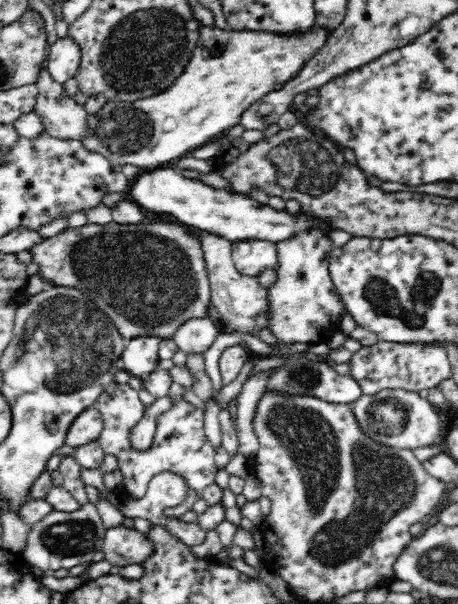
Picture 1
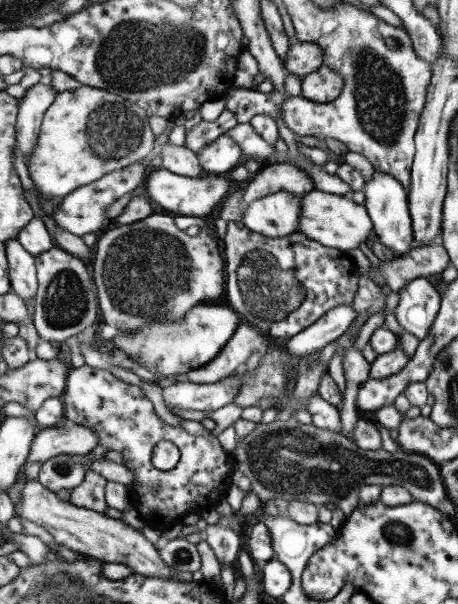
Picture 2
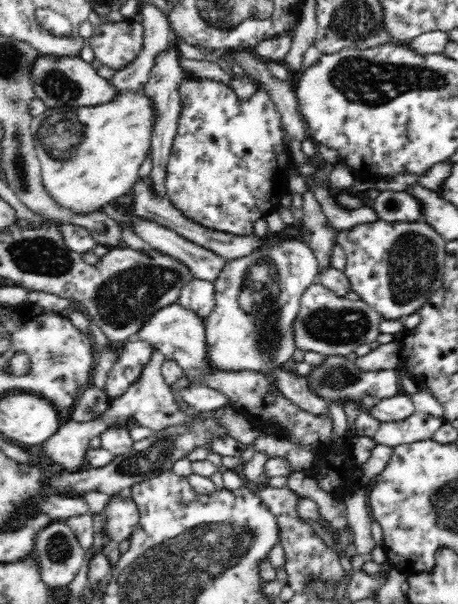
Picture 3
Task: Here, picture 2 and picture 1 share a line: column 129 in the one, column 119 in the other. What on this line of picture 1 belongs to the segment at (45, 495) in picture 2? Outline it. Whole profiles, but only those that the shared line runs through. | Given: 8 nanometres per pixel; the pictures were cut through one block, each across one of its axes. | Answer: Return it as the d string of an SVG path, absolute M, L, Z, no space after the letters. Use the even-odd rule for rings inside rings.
M120 526L106 530L102 551L112 566L124 568L130 564L143 565L156 552L156 545L135 528Z

